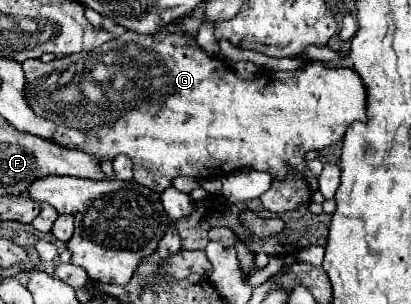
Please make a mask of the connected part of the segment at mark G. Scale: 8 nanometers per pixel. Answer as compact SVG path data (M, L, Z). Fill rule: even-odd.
M160 30L158 34L136 34L136 32L124 32L120 38L102 44L98 50L90 52L90 54L74 54L74 56L66 56L62 60L52 60L48 64L44 64L42 60L26 60L24 64L24 74L26 74L26 100L28 106L34 110L34 114L38 114L40 118L52 120L56 124L56 132L54 132L54 142L60 146L74 146L76 150L82 150L94 158L98 158L100 162L104 158L116 158L118 154L126 154L128 158L132 158L133 179L148 186L154 192L162 192L164 188L170 186L172 178L176 176L192 176L192 178L218 178L222 174L240 170L240 168L252 168L252 170L260 170L260 172L268 172L272 178L284 178L286 174L290 174L290 170L298 170L304 176L304 182L308 182L308 186L313 190L318 189L318 180L310 168L306 166L306 152L310 150L322 150L326 146L338 144L344 138L344 132L348 130L348 126L356 120L366 122L366 88L362 86L362 78L358 78L358 74L354 74L354 70L350 68L328 68L322 66L320 62L310 62L304 68L298 68L294 72L258 72L256 78L252 80L244 80L238 78L234 74L234 70L220 58L220 56L210 56L208 52L204 52L198 42L194 38L186 38L180 32L166 32Z

